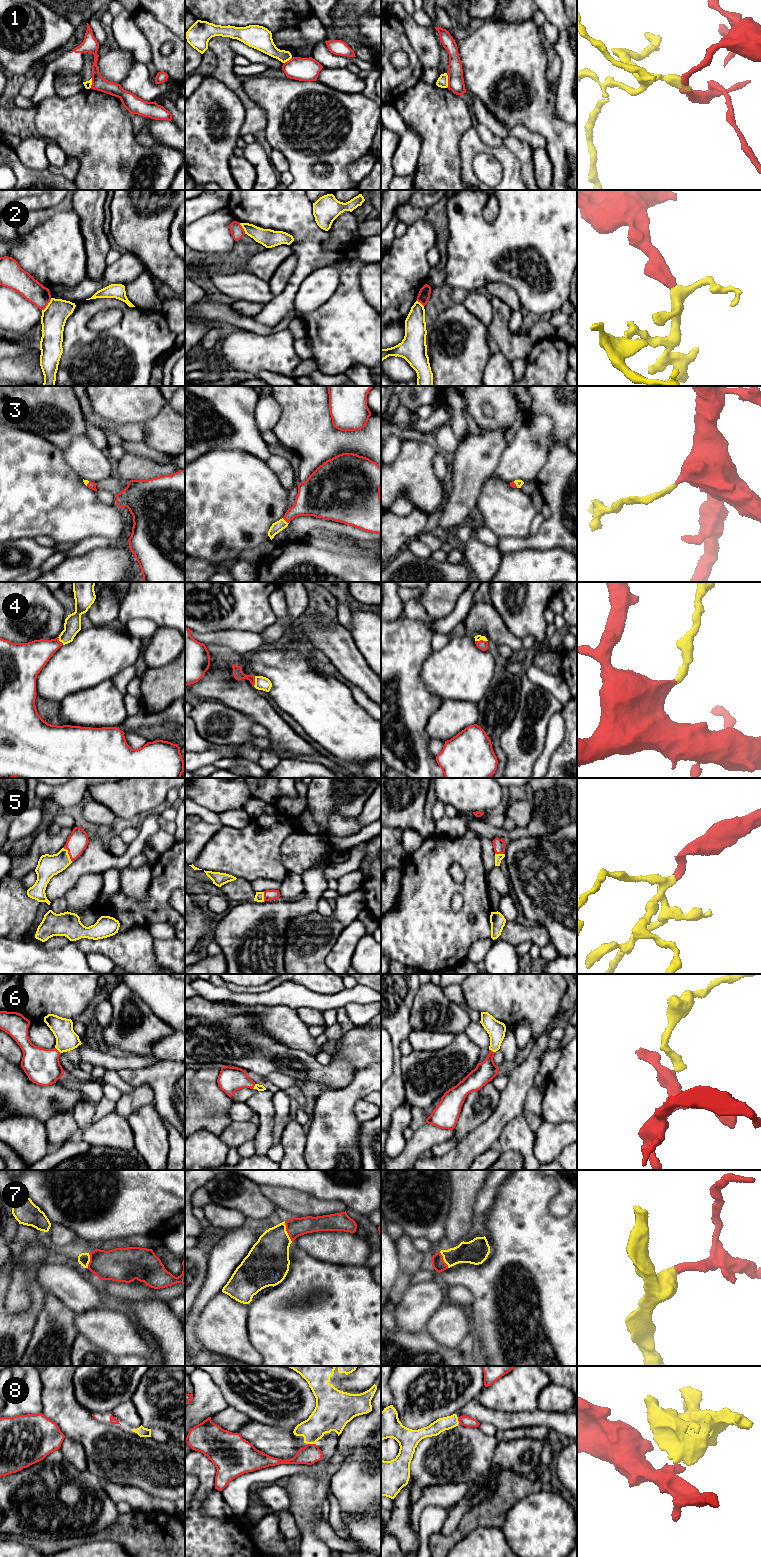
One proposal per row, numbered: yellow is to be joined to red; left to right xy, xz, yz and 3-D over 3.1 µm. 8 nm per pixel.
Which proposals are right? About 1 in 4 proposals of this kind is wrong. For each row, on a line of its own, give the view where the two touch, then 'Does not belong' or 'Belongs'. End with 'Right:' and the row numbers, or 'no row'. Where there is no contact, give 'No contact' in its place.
1: Touches red in yz. Does not belong
2: Touches red in xy. Does not belong
3: Touches red in xz. Belongs
4: Touches red in yz. Belongs
5: Touches red in xy. Belongs
6: Touches red in xy. Belongs
7: Touches red in xz. Belongs
8: Touches red in xz. Belongs
Right: 3, 4, 5, 6, 7, 8

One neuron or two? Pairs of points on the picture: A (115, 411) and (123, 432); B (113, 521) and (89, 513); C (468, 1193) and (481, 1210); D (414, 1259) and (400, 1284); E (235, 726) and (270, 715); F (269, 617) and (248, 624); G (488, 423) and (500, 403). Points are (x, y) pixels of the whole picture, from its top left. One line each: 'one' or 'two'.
A: two
B: one
C: two
D: one
E: two
F: one
G: one

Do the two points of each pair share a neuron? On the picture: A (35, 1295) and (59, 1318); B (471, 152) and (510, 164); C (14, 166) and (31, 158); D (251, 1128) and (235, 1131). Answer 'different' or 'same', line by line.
A: different
B: same
C: different
D: same

